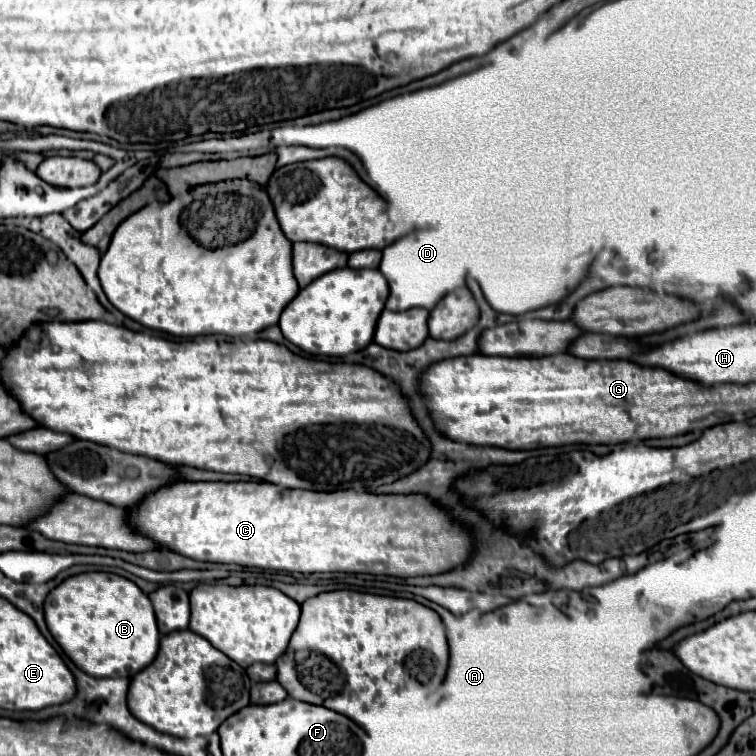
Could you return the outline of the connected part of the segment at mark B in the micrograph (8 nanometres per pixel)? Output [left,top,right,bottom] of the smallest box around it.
[44,572,160,678]

